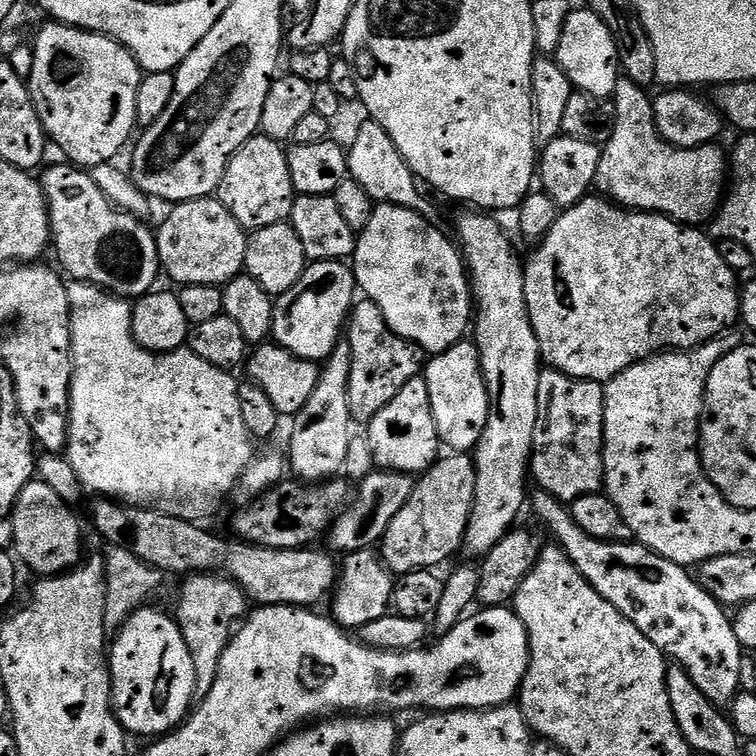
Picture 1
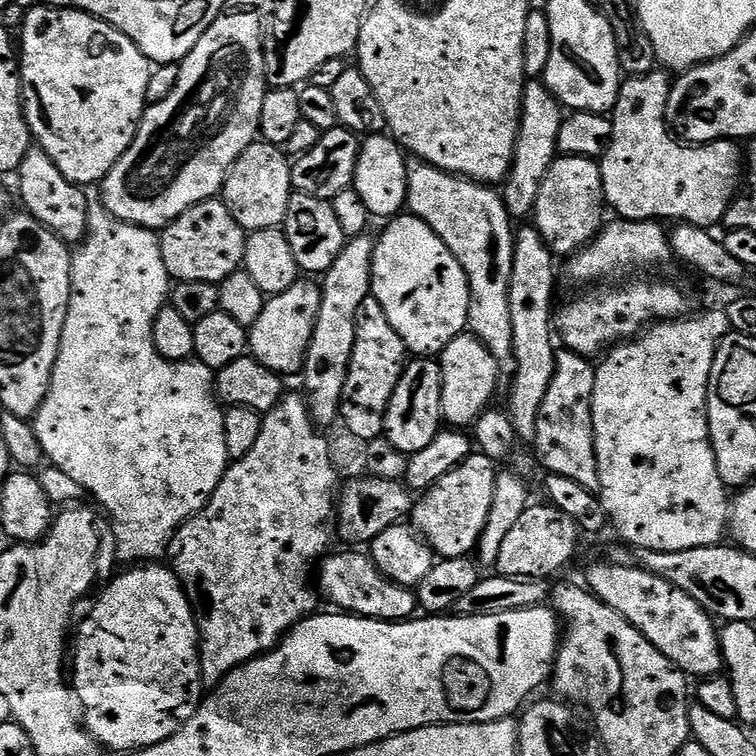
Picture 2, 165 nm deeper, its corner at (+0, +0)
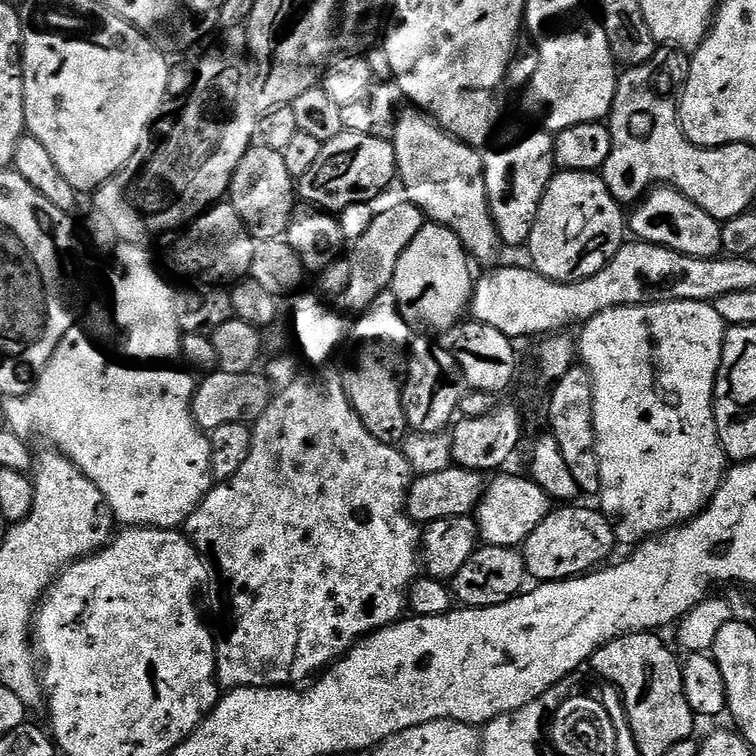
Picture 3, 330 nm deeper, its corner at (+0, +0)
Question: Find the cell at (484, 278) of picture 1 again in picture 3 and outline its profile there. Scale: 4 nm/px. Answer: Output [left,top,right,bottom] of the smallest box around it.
[390,111,501,261]

